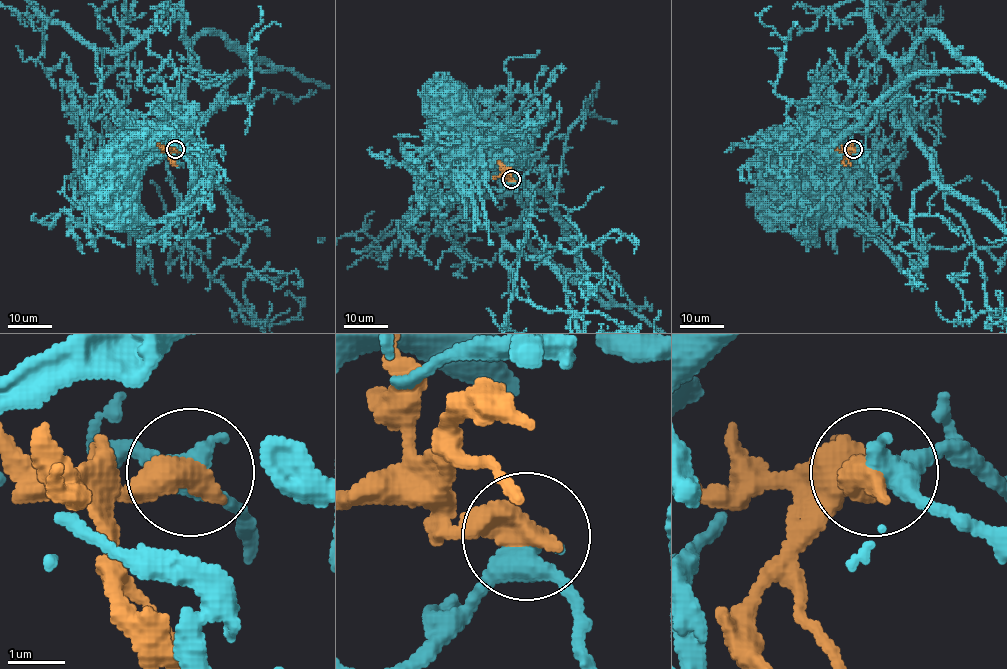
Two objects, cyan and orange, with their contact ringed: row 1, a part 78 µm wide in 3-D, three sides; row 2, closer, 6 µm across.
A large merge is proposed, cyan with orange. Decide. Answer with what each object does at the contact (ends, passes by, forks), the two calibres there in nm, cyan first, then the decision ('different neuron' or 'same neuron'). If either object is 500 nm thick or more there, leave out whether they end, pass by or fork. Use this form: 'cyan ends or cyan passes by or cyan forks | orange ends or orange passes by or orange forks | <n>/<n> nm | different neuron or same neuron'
440/600 nm | same neuron

